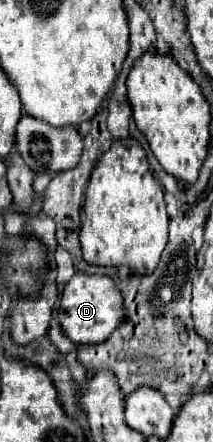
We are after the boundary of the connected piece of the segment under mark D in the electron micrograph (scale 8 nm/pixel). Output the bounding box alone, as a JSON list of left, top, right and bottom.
[59,273,123,345]

